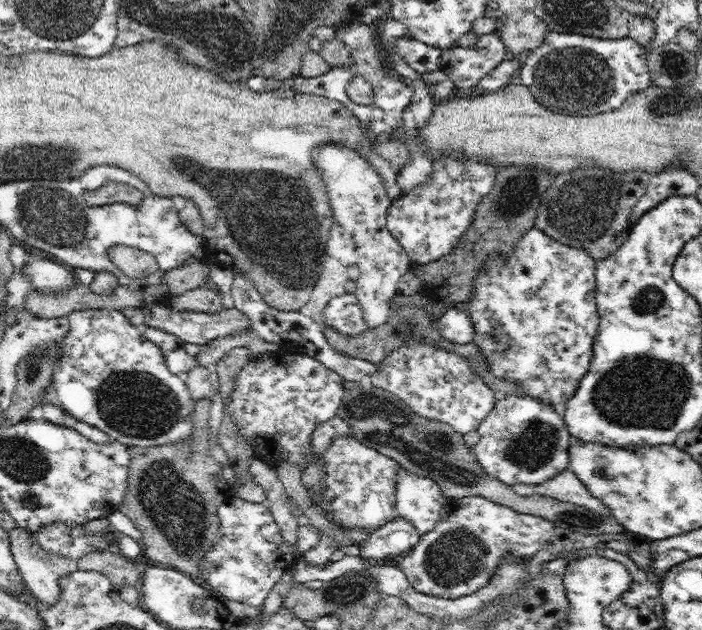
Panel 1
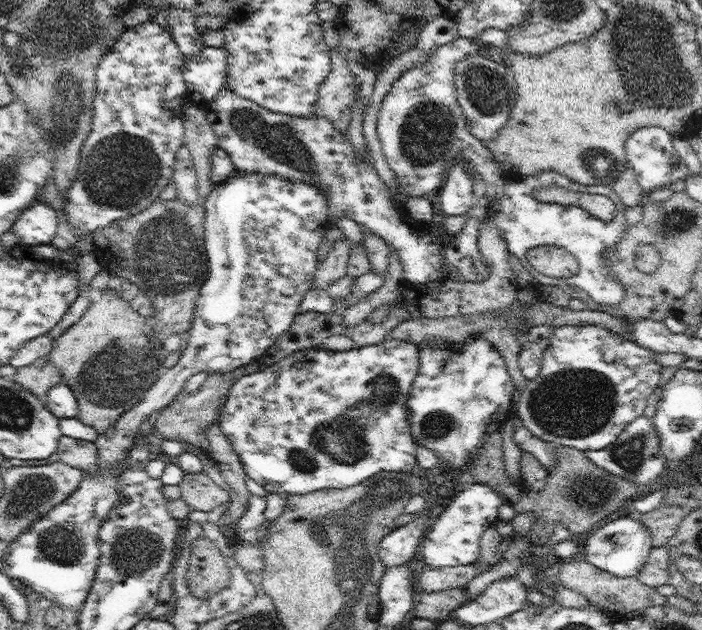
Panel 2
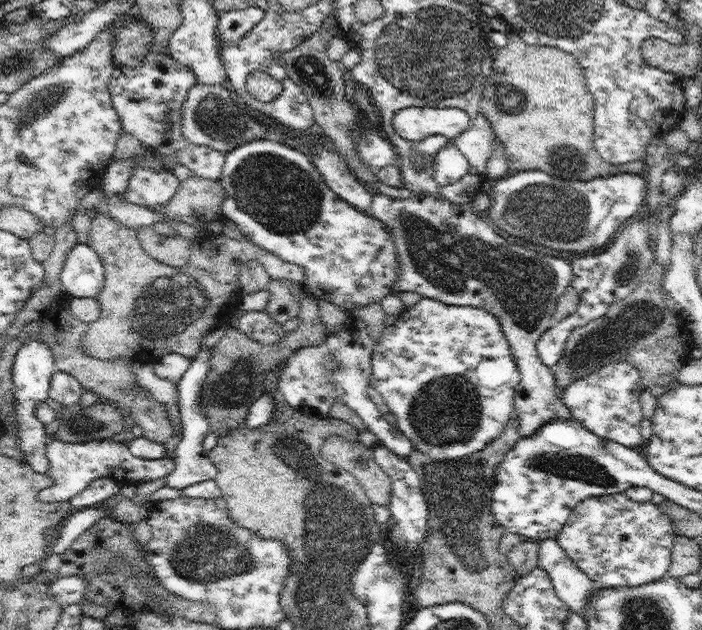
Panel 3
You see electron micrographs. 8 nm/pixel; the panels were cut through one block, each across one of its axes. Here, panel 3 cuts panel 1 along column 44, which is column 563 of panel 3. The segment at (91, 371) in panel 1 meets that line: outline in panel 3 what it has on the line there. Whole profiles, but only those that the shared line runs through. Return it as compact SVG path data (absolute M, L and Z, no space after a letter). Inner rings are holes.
M629 362L607 364L600 371L571 382L563 390L561 399L569 408L572 418L596 436L641 449L641 422L644 418L638 398L645 388L641 385L640 372L630 365Z

